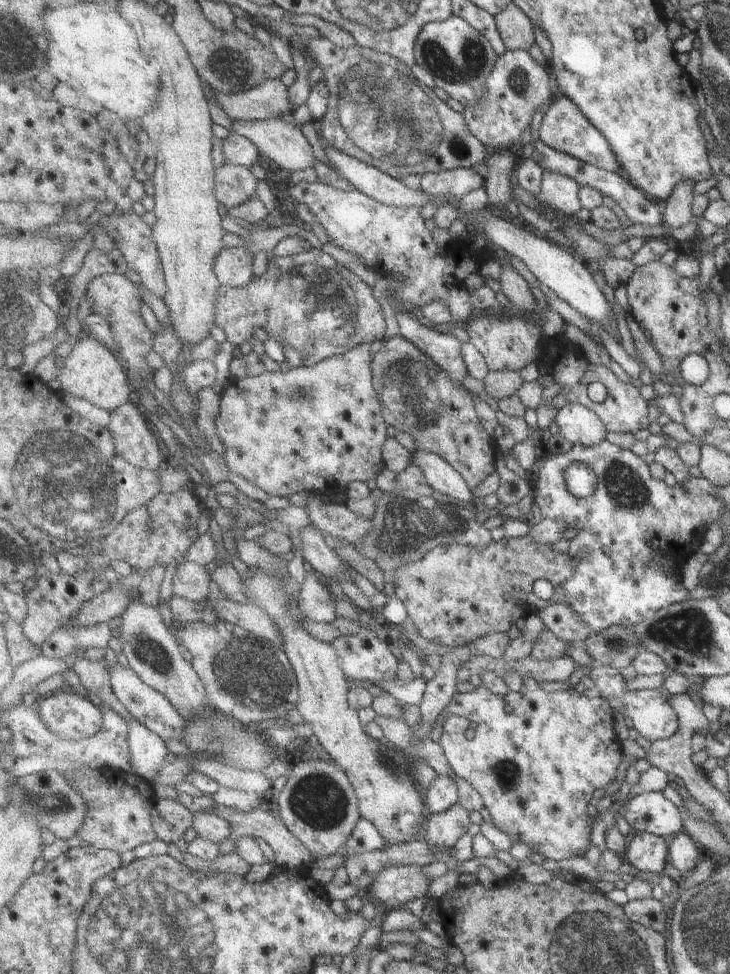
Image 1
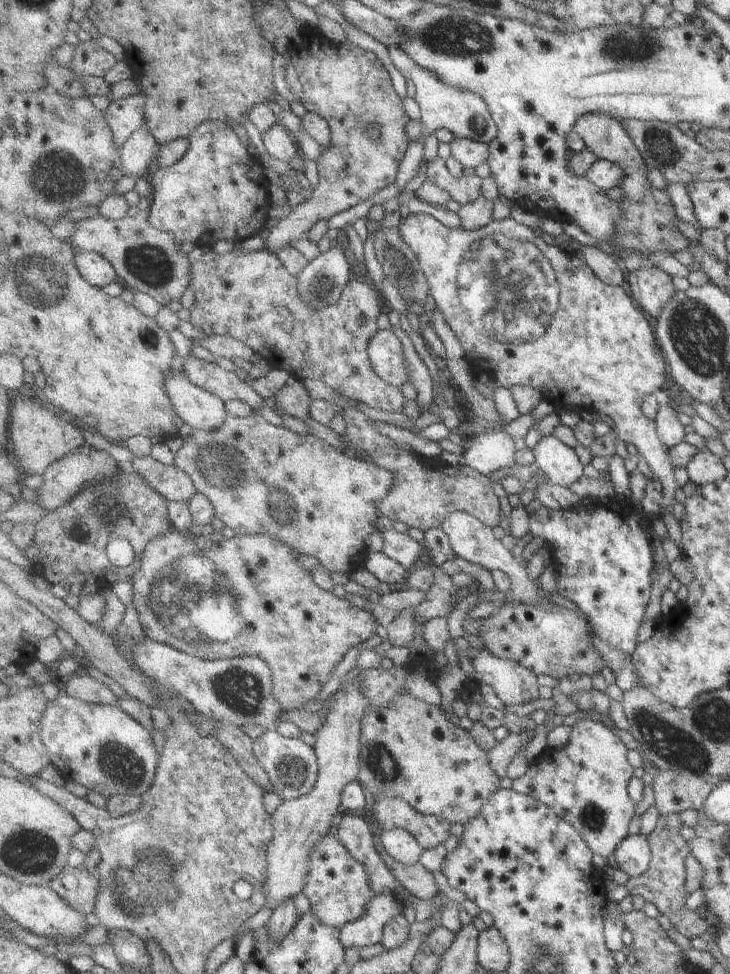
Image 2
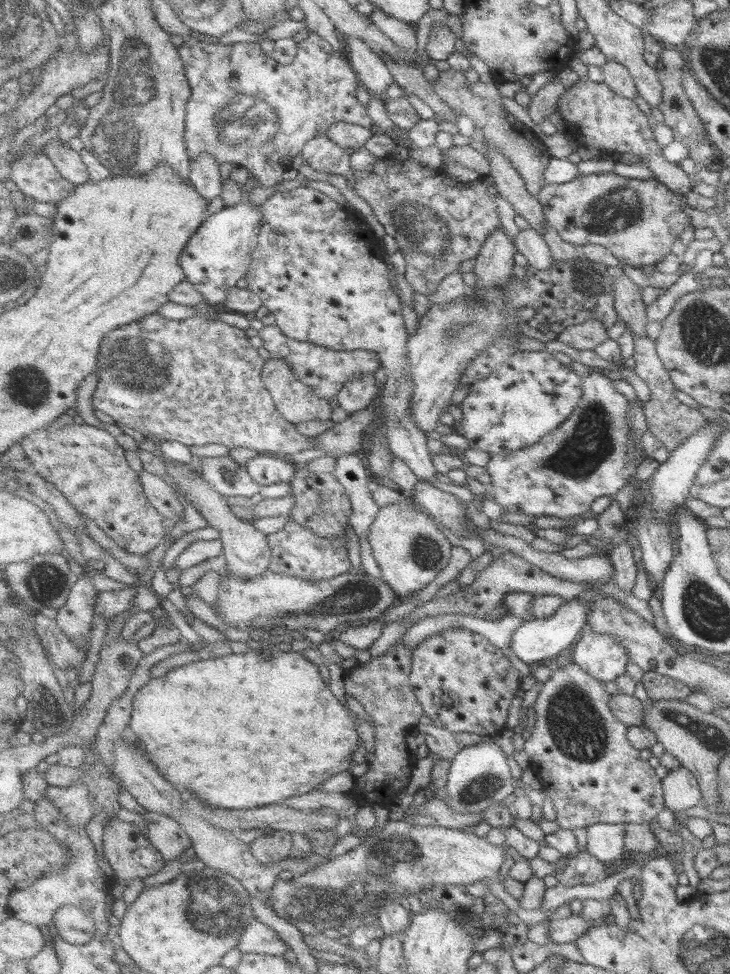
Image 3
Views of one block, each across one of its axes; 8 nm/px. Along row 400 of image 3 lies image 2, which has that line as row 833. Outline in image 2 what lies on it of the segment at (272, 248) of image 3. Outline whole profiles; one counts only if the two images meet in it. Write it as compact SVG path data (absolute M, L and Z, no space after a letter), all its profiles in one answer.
M406 829L386 830L380 839L388 852L405 865L418 864L424 854L425 848L418 842L417 837Z

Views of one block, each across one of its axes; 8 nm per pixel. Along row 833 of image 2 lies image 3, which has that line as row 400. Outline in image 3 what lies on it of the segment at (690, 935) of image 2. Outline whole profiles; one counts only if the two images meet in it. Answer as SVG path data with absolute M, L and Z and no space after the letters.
M638 335L635 338L634 358L637 365L635 371L649 385L652 392L652 400L646 402L646 416L648 416L650 429L664 441L670 452L676 451L680 445L686 443L688 438L696 435L702 426L706 425L706 418L699 409L692 408L676 396L677 387L672 380L670 371L666 368L662 357L657 350L658 341L650 339L648 335Z

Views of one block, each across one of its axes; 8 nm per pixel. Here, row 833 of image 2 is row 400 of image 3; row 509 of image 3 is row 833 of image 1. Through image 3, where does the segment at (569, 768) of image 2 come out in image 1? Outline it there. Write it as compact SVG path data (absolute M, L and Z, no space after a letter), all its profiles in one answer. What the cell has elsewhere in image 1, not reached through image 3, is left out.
M582 688L578 690L570 690L566 692L546 692L546 691L528 691L523 701L518 705L513 713L504 718L502 722L497 724L479 724L477 726L476 736L470 740L468 731L470 728L469 720L464 716L450 715L444 725L441 743L443 744L450 764L458 773L458 776L465 778L470 782L480 794L484 797L485 804L491 816L501 832L508 834L511 840L516 842L526 842L536 850L538 854L550 858L554 864L559 864L567 859L574 857L584 857L588 854L588 850L593 847L592 844L592 827L594 826L594 817L590 816L590 794L594 794L600 788L608 788L611 782L616 780L618 770L622 766L624 760L623 740L618 736L616 728L615 708L603 696L595 695L588 697L582 692Z

